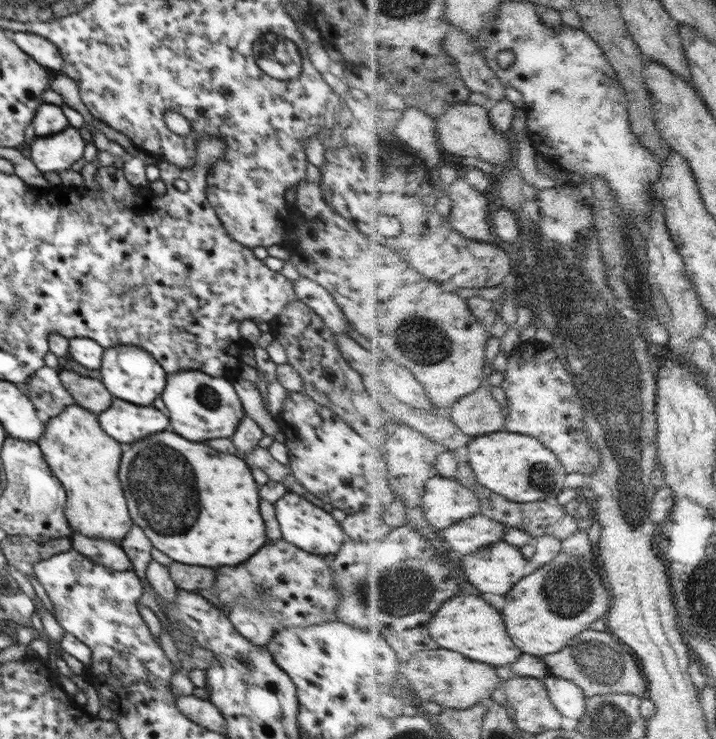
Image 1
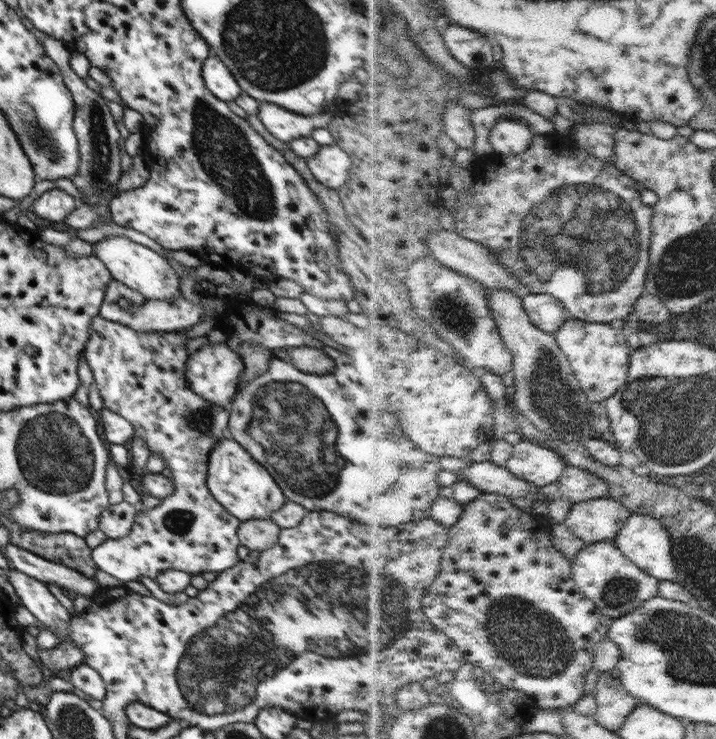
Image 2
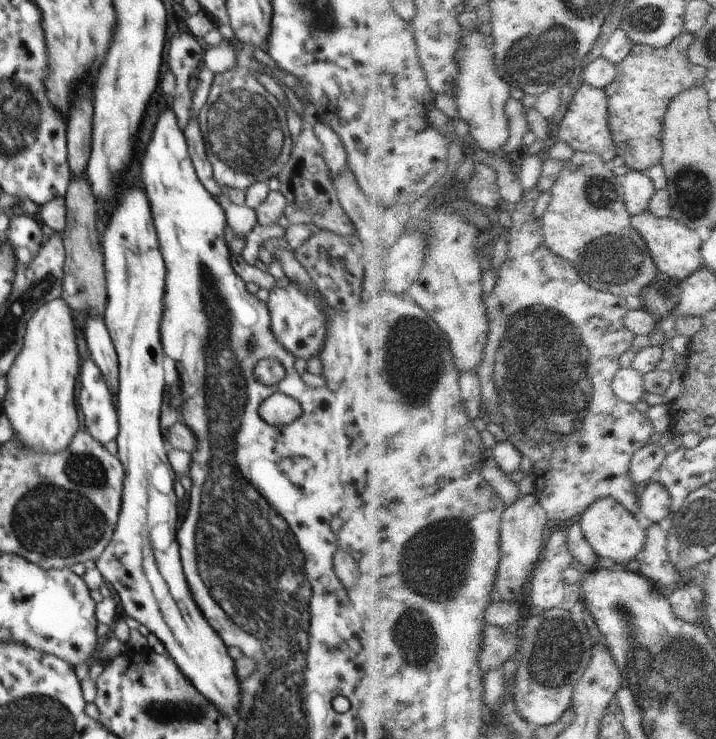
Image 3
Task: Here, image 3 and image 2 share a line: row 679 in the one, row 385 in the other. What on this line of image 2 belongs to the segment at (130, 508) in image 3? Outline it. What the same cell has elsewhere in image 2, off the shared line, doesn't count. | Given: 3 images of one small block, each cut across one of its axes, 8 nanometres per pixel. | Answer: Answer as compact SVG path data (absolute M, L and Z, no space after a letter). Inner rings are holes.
M208 342L189 356L184 370L184 380L188 382L190 390L194 390L209 404L229 408L240 383L240 375L244 371L244 362L226 343L212 344Z

